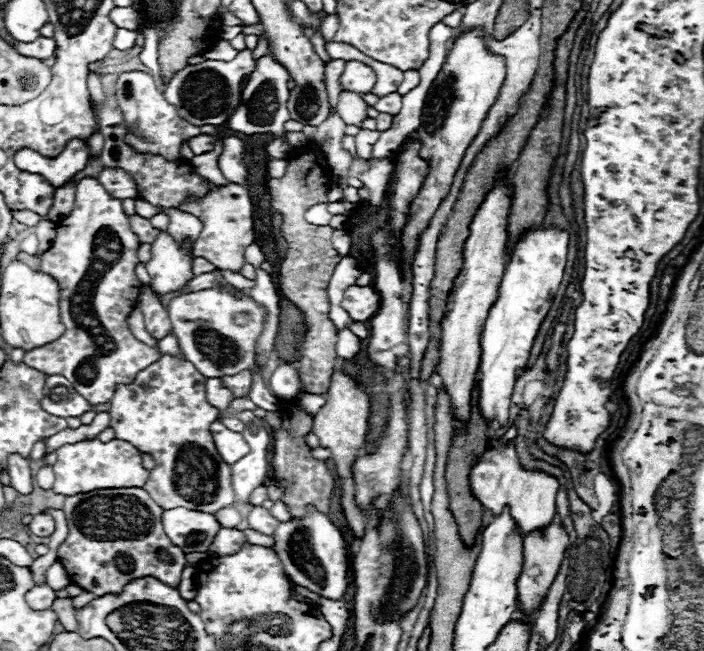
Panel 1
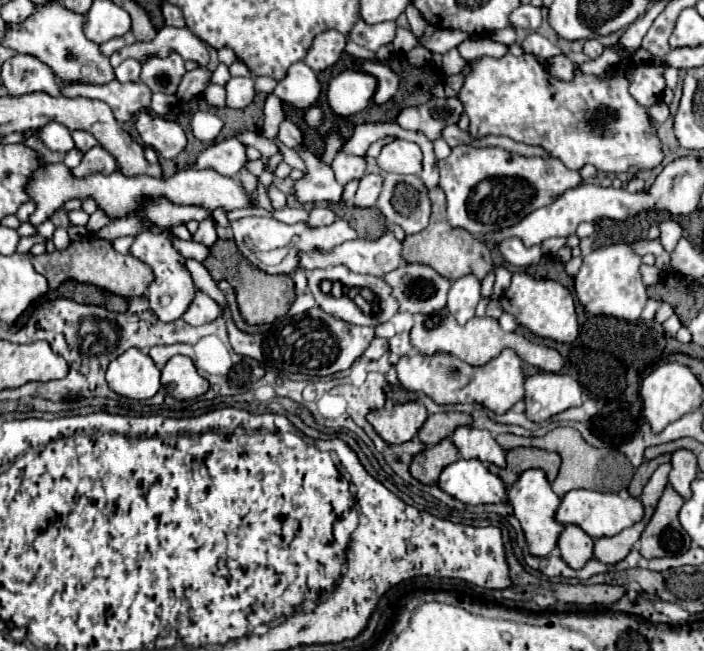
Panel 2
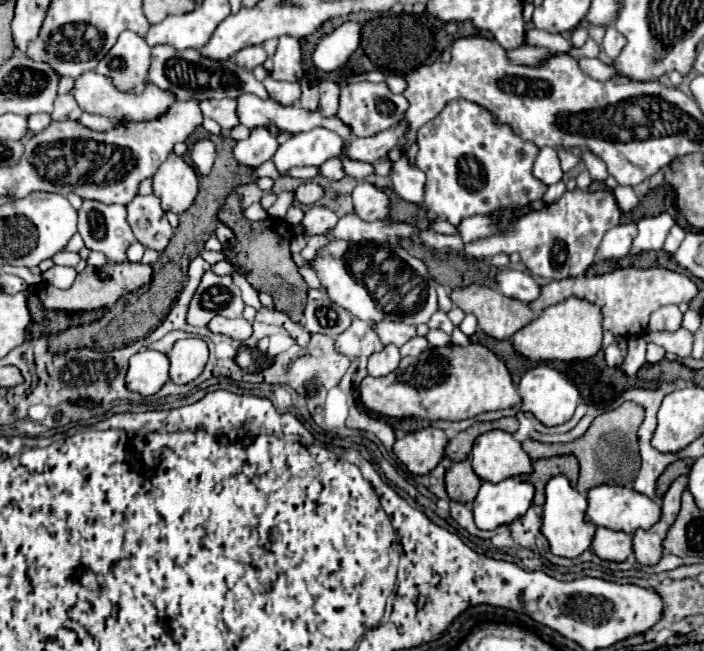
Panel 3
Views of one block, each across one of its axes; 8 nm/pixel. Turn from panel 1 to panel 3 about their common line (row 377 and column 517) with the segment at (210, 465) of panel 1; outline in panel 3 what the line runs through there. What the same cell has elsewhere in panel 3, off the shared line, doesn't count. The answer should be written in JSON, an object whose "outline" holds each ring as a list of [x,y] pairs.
{"outline":[[[452,100],[446,108],[430,122],[426,122],[418,130],[418,154],[416,166],[426,174],[426,196],[424,206],[440,218],[446,218],[450,224],[458,224],[462,218],[474,214],[488,214],[500,206],[510,204],[530,204],[540,200],[546,192],[546,184],[532,176],[532,164],[538,154],[538,146],[532,142],[524,142],[512,134],[508,126],[498,126],[494,116],[468,100]]]}

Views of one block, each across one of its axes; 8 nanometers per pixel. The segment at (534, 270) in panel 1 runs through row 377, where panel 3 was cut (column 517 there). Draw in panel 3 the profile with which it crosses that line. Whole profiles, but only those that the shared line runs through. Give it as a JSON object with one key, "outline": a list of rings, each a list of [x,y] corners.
{"outline":[[[506,478],[498,484],[484,482],[474,500],[474,522],[480,530],[494,530],[526,514],[532,506],[534,486],[518,478]]]}

